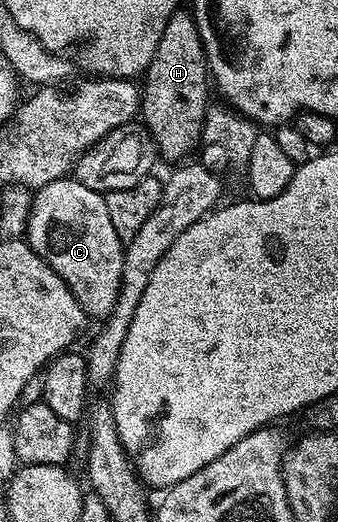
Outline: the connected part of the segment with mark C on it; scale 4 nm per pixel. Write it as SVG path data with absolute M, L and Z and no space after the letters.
M72 176L60 177L47 183L32 194L29 202L29 222L24 236L29 246L64 279L65 285L83 307L86 318L103 319L111 315L115 301L119 299L119 287L123 279L125 245L119 239L114 225L111 224L111 215L107 215L105 194L96 193L83 186Z

